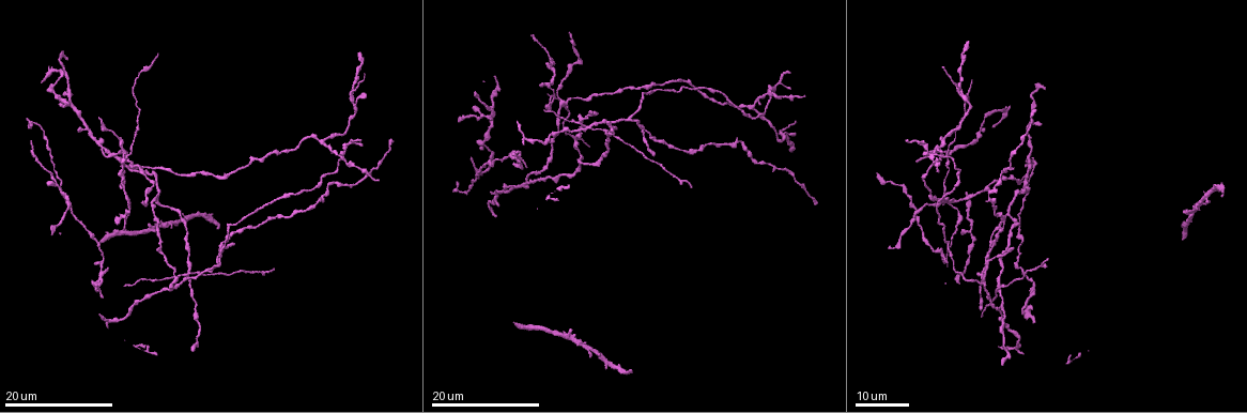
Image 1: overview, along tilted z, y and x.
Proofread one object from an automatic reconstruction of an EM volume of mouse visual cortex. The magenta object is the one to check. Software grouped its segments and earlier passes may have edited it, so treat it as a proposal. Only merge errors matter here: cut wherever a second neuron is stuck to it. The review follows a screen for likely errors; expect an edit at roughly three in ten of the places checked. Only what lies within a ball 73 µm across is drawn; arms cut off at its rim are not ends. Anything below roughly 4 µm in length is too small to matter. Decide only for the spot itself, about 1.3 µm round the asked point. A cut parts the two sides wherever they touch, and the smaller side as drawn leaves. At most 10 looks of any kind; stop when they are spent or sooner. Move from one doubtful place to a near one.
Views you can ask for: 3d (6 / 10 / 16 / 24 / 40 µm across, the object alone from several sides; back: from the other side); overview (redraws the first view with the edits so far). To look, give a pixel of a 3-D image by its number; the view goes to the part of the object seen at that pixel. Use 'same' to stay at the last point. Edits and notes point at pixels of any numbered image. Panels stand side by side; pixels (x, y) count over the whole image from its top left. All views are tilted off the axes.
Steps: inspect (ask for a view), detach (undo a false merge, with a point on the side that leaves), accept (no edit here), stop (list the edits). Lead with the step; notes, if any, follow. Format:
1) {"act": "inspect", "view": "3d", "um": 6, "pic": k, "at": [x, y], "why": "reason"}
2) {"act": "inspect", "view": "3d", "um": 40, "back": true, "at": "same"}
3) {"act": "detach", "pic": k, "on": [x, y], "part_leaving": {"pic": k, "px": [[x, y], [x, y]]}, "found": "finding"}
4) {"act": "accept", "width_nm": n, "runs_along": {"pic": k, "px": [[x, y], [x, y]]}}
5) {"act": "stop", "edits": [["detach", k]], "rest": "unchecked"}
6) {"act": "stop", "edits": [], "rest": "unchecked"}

{"act": "inspect", "view": "3d", "um": 24, "pic": 1, "at": [580, 155], "why": "three-way junction"}

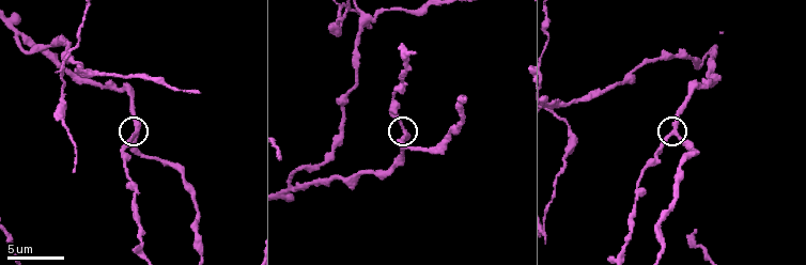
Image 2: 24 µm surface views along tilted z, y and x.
{"act": "inspect", "view": "3d", "um": 10, "pic": 2, "at": [677, 134]}

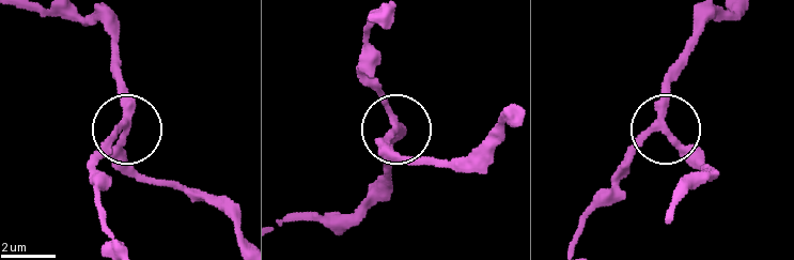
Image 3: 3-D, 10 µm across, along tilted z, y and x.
{"act": "accept", "side_arm_um": 23, "arms": 3, "found": "one neuron here"}

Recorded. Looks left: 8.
{"act": "inspect", "view": "3d", "um": 16, "pic": 1, "at": [45, 141]}

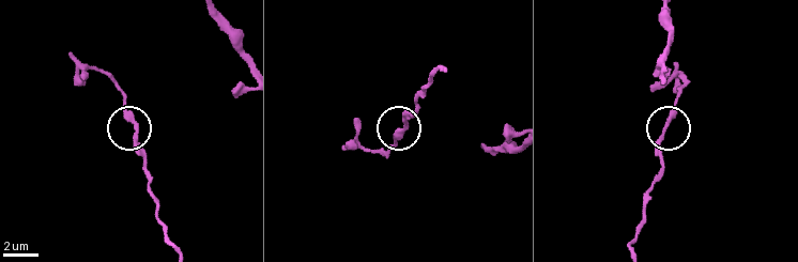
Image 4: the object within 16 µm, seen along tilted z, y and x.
{"act": "inspect", "view": "3d", "um": 10, "pic": 4, "at": [407, 125], "why": "closer look"}

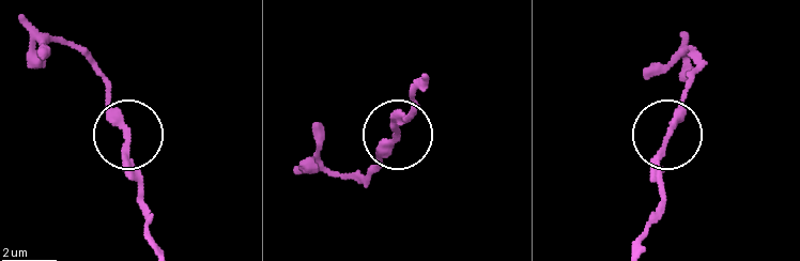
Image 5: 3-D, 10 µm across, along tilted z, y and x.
{"act": "accept", "side_arm_um": 7, "found": "all the same neuron"}

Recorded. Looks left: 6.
{"act": "inspect", "view": "3d", "um": 16, "pic": 2, "at": [703, 58]}

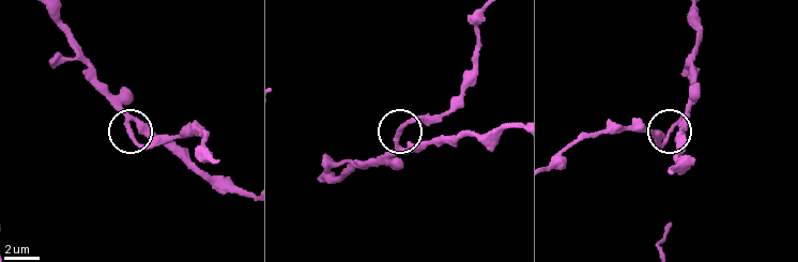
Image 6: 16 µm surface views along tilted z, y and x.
{"act": "inspect", "view": "3d", "um": 16, "back": true, "pic": 6, "at": [130, 131]}

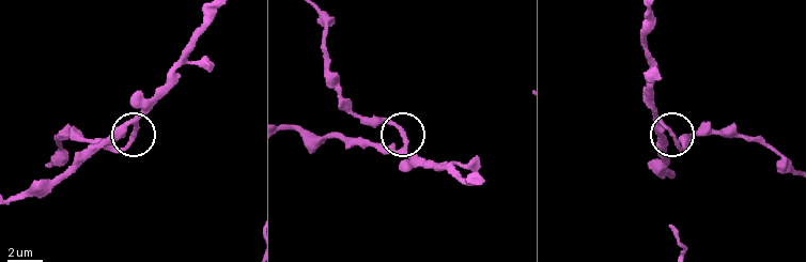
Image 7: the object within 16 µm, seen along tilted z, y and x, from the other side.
{"act": "accept", "found": "all the same neuron"}

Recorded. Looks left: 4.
{"act": "inspect", "view": "3d", "um": 16, "pic": 1, "at": [988, 262]}

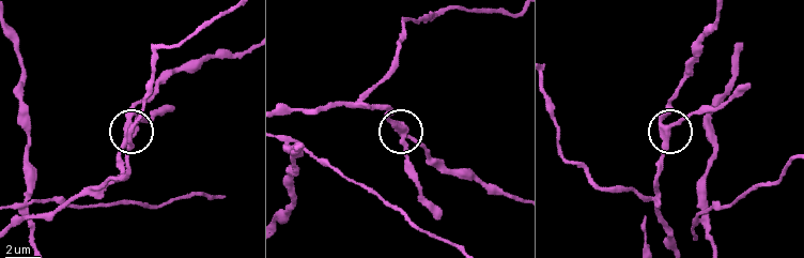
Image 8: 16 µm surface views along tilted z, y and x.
{"act": "inspect", "view": "3d", "um": 6, "pic": 8, "at": [666, 128]}

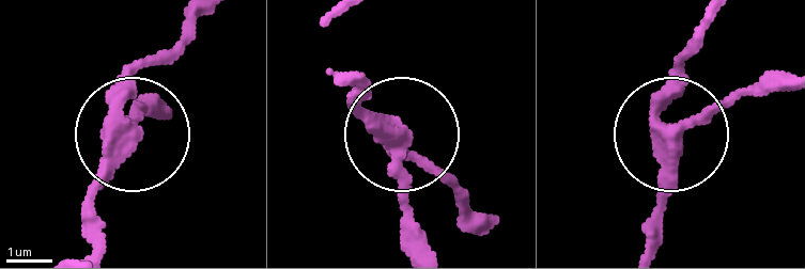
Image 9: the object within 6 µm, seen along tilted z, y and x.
{"act": "accept", "runs_along": {"pic": 9, "px": [[345, 85], [365, 115], [397, 133], [404, 232]]}, "found": "one neuron here"}

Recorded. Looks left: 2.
{"act": "stop", "edits": [], "rest": "unchecked"}

